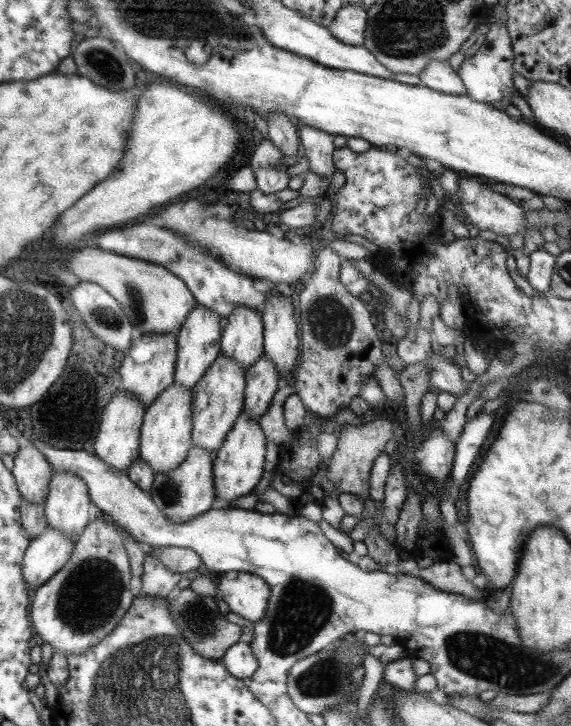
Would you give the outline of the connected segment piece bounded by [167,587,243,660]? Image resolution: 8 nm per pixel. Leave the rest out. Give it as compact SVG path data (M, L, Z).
M189 587L176 590L170 595L167 598L167 608L171 621L181 632L181 638L191 646L195 654L209 660L221 659L225 651L237 642L243 631L239 626L227 622L227 610L222 607L220 601L216 602L213 597L195 594Z

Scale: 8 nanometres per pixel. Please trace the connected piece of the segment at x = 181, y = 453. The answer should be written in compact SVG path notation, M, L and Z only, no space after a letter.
M171 384L159 393L153 403L144 410L138 458L141 458L154 474L166 474L185 460L191 448L191 392L184 387Z

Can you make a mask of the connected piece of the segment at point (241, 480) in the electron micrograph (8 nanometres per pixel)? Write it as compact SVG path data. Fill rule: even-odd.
M243 412L235 420L231 430L225 434L225 440L217 448L212 458L213 491L216 507L230 508L229 504L239 496L253 492L263 474L265 464L265 436L257 420L249 419Z

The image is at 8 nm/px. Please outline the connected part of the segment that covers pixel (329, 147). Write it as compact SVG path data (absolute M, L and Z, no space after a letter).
M305 124L299 128L298 137L305 156L304 170L311 170L317 176L325 176L330 179L334 170L332 153L336 150L332 144L334 135Z

